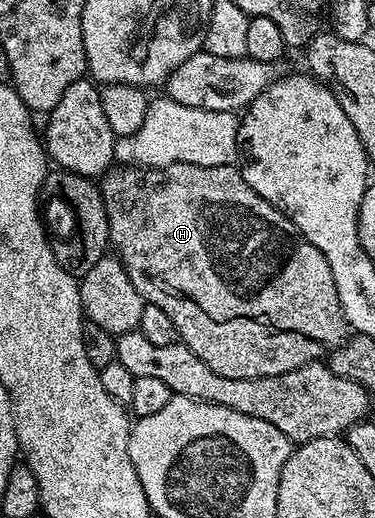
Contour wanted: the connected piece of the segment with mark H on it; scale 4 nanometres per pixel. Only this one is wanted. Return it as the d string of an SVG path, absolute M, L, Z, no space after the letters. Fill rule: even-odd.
M172 163L165 165L163 169L148 169L140 165L123 165L114 167L101 178L100 188L104 207L108 211L108 231L110 232L110 244L113 252L118 252L122 265L126 268L125 280L131 290L145 304L154 305L154 285L158 289L166 289L168 295L178 297L182 301L188 301L196 305L202 315L208 317L208 321L248 321L264 329L268 335L282 335L282 333L294 333L298 331L316 335L326 341L334 341L332 350L337 348L348 337L346 316L340 307L340 295L336 295L336 279L332 279L332 267L328 259L312 243L308 243L306 236L292 224L289 217L278 210L275 205L268 203L244 179L241 168L234 165L217 165L216 167L204 167L203 165L189 165L188 163Z

